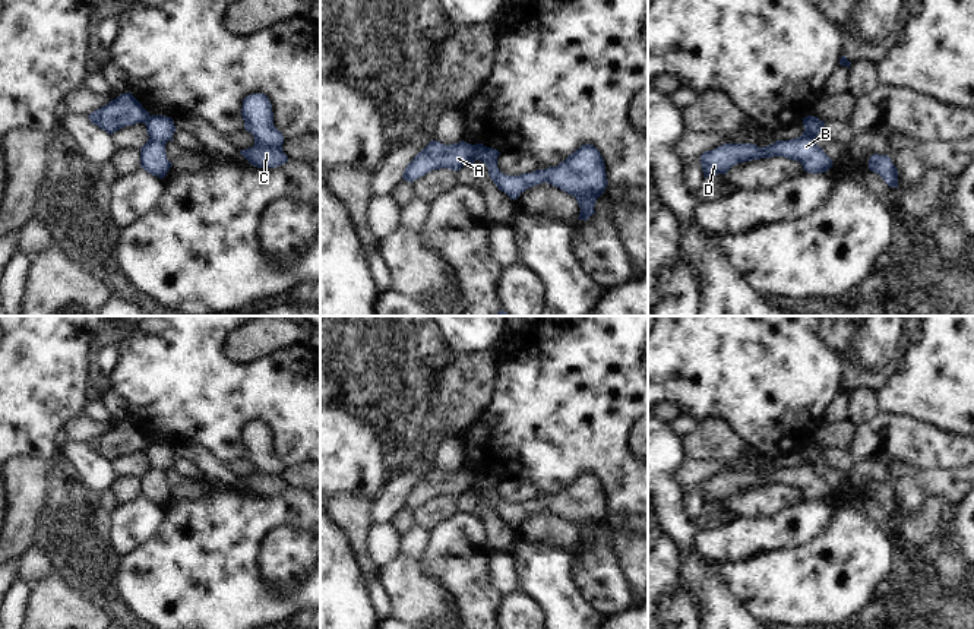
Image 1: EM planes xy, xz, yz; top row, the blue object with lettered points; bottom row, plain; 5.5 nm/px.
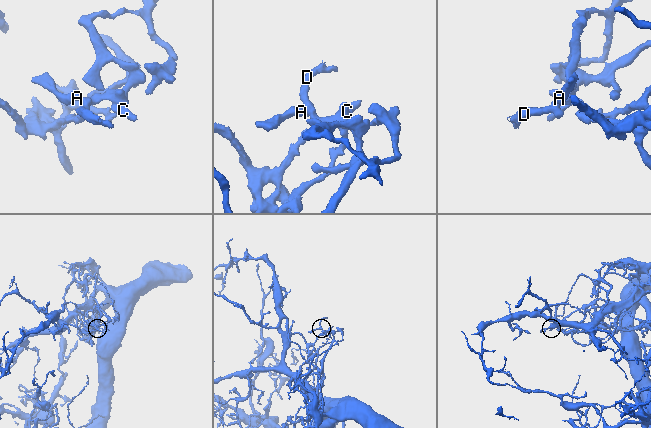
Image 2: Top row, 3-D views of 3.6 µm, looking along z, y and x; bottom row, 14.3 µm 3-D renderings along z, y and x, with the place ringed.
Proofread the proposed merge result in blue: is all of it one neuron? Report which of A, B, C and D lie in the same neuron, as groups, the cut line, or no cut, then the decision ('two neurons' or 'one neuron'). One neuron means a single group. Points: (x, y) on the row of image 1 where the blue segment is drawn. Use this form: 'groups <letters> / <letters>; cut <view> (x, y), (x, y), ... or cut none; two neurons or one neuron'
groups A / B C D; cut xz (474, 145), (476, 158); two neurons

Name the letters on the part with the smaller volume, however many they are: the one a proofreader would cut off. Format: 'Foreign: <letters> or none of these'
Foreign: A

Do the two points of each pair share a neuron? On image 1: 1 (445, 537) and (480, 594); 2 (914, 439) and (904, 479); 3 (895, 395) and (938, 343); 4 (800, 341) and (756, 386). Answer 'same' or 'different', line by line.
1: same
2: different
3: same
4: same

